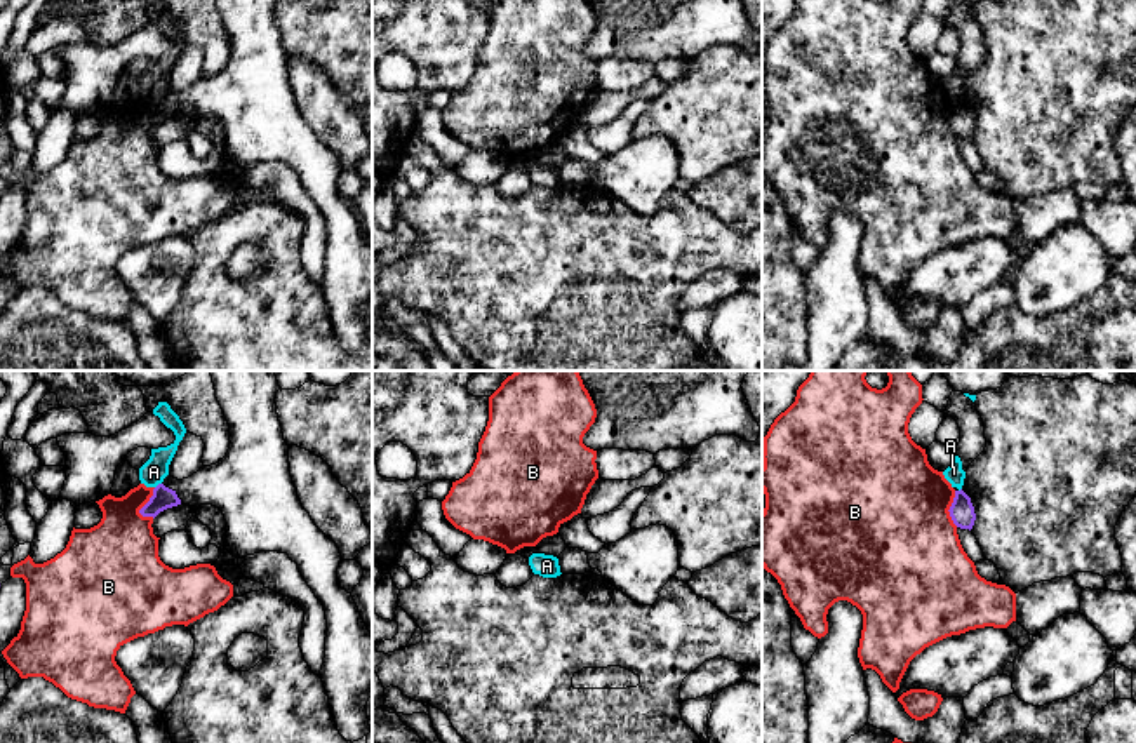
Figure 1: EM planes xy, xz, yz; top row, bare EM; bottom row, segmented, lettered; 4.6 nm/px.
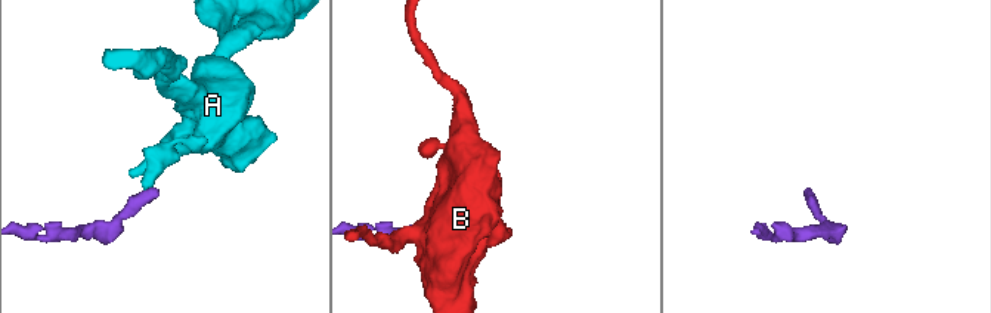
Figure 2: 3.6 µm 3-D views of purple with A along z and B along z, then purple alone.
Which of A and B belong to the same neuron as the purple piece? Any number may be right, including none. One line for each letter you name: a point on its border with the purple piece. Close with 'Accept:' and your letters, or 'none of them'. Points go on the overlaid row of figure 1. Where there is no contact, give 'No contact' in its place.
Accept: none of them

